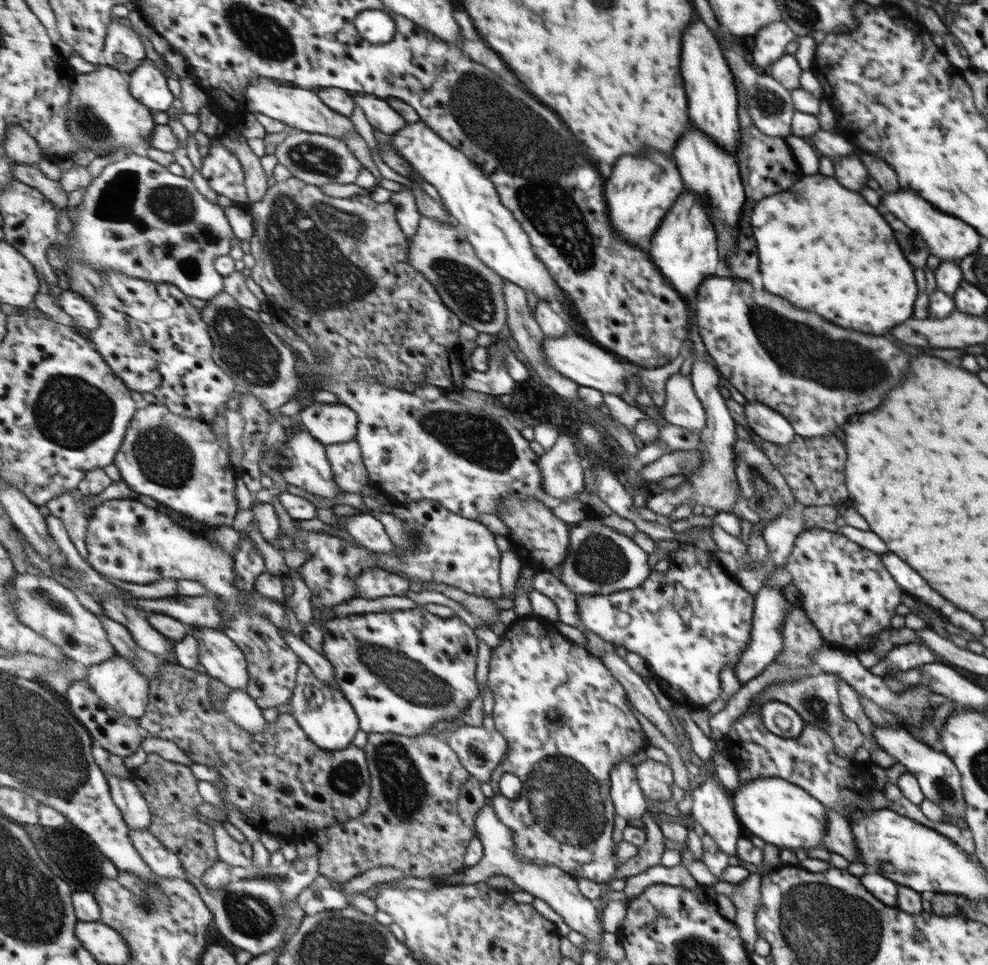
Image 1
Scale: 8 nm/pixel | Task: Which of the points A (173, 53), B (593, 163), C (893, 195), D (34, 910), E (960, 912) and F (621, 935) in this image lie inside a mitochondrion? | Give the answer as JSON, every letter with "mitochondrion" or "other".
{"A":"other","B":"other","C":"other","D":"mitochondrion","E":"other","F":"other"}

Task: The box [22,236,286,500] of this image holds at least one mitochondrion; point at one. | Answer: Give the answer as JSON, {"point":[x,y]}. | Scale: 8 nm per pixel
{"point":[73,413]}

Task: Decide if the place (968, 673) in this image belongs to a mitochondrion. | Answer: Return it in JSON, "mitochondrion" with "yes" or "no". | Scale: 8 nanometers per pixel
{"mitochondrion":"no"}

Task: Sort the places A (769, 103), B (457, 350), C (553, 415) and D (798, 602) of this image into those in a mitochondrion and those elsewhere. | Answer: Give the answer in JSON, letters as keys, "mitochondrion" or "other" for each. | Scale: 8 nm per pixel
{"A":"mitochondrion","B":"other","C":"other","D":"other"}

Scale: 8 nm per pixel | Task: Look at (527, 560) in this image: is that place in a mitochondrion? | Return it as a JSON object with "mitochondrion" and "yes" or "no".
{"mitochondrion":"no"}

